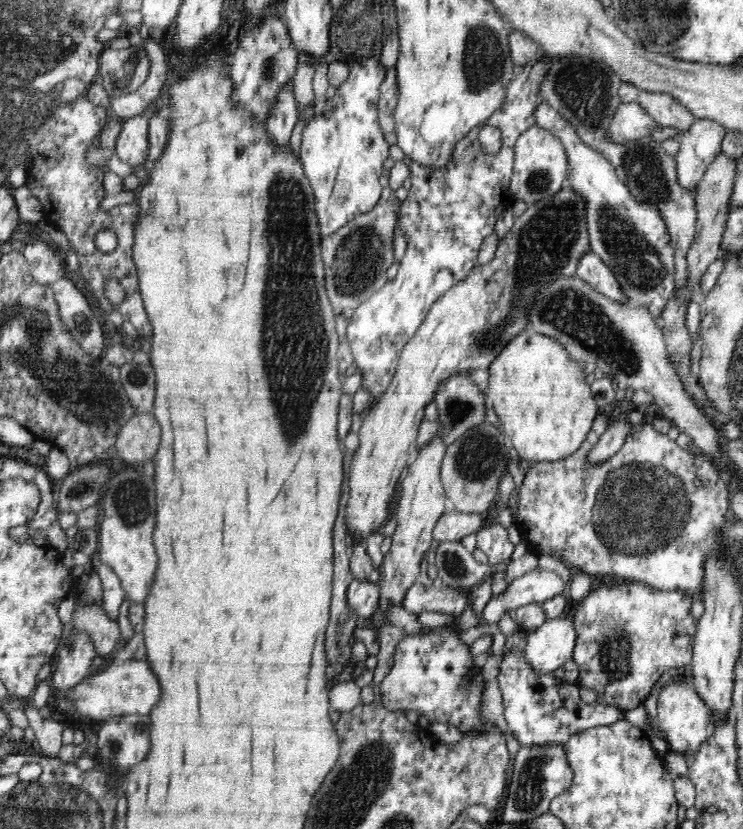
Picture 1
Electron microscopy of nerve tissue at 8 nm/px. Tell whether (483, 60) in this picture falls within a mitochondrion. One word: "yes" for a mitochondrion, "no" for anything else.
yes

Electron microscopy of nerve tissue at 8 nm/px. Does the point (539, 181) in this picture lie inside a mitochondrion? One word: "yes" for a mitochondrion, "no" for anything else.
yes

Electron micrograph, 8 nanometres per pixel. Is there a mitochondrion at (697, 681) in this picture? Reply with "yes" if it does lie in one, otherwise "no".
no

